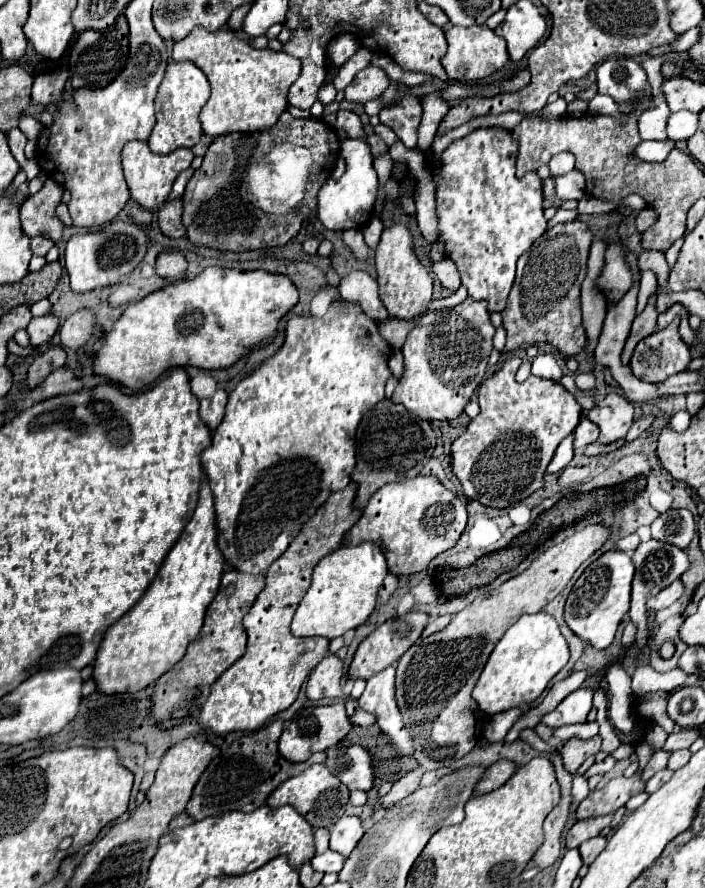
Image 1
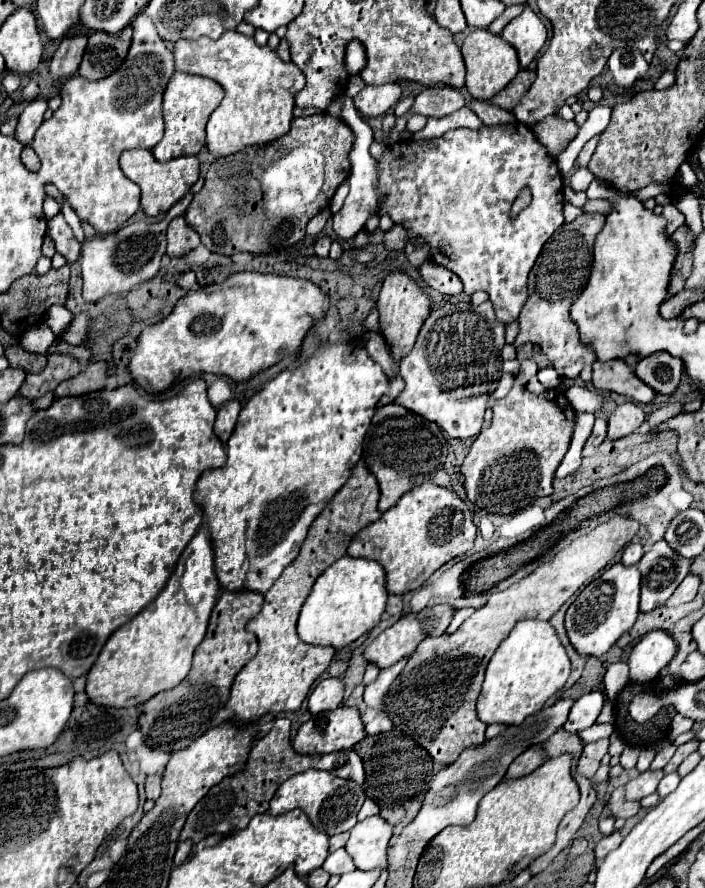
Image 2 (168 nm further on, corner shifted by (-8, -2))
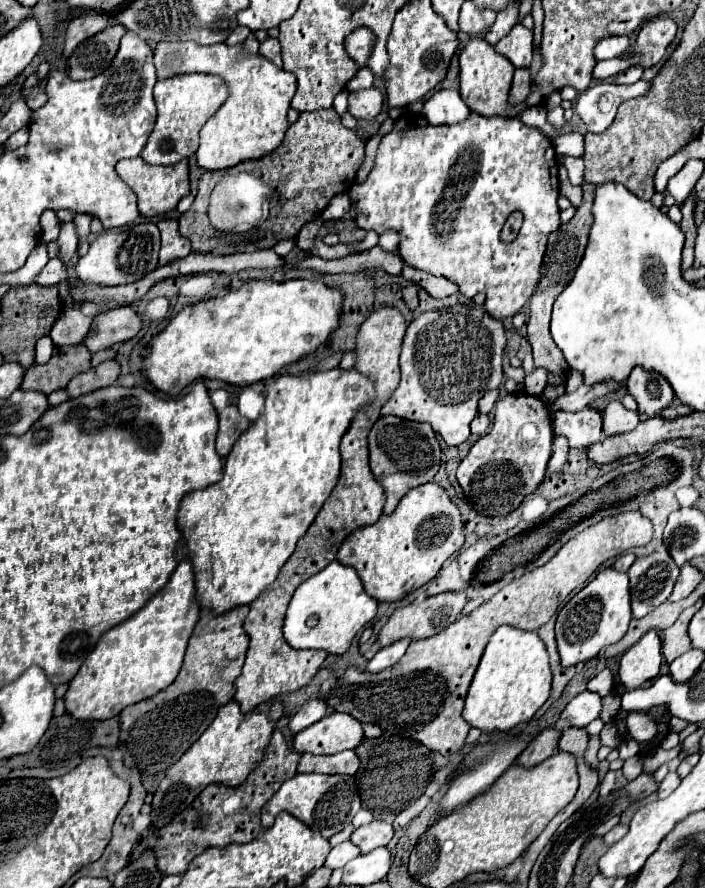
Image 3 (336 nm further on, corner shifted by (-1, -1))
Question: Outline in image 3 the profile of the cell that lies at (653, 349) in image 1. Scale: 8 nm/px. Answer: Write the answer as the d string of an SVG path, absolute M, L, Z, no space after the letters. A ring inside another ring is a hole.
M634 367L634 371L626 379L626 389L636 399L638 411L646 417L658 415L674 399L670 383L654 371L644 371L644 367Z

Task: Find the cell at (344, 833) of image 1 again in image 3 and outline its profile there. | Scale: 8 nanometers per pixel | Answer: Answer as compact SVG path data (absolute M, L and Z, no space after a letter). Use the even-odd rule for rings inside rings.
M372 821L368 825L362 825L354 829L350 841L360 847L360 853L366 855L378 847L386 847L394 837L394 829L386 821Z

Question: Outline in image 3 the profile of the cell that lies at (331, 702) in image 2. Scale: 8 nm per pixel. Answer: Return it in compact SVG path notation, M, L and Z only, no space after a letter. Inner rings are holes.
M310 697L310 699L300 707L300 711L290 719L288 727L292 729L292 733L298 733L298 731L306 729L308 725L320 721L326 713L328 713L326 701L320 699L320 697Z

